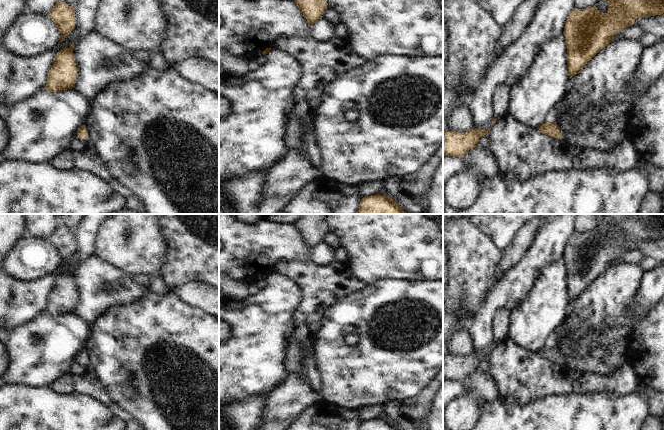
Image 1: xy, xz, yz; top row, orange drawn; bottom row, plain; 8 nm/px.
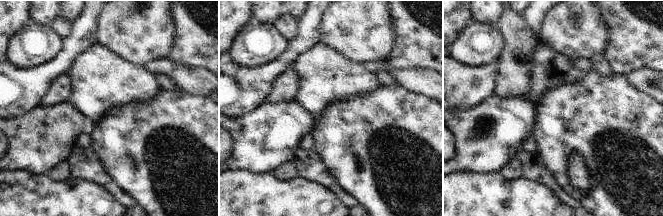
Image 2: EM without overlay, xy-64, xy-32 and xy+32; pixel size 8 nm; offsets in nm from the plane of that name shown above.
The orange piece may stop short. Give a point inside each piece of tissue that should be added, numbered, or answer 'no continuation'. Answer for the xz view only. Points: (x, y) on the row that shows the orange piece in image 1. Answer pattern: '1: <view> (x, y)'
no continuation

